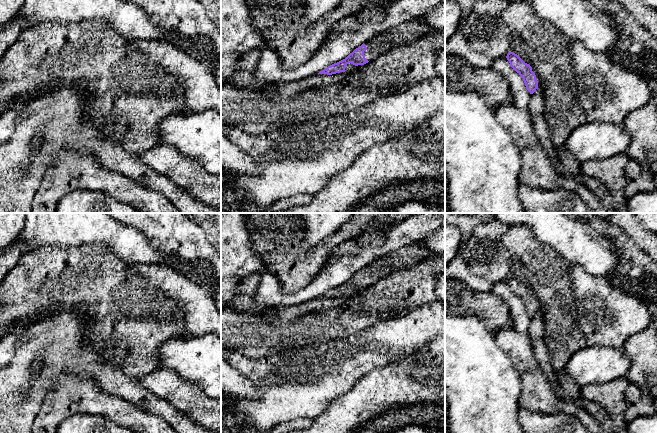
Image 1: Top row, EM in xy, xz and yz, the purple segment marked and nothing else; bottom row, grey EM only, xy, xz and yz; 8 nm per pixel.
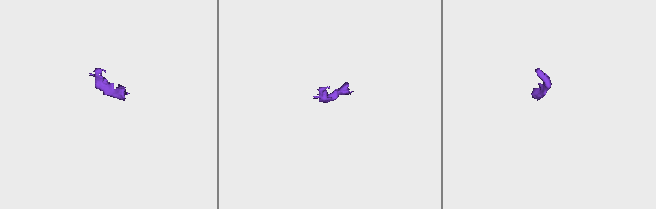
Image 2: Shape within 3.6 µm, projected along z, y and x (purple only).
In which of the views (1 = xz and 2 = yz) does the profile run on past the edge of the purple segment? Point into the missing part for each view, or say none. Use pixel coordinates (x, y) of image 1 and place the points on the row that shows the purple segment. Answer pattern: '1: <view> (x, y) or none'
1: xz (404, 33)
2: none

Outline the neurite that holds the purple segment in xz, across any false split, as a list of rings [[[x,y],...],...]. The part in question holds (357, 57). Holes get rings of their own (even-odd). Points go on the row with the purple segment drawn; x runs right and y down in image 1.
[[[422,17],[405,21],[381,32],[356,48],[345,59],[328,66],[318,74],[332,75],[345,72],[346,65],[349,63],[355,66],[364,65],[376,59],[383,52],[411,43],[429,30],[431,30],[430,27],[423,21]]]

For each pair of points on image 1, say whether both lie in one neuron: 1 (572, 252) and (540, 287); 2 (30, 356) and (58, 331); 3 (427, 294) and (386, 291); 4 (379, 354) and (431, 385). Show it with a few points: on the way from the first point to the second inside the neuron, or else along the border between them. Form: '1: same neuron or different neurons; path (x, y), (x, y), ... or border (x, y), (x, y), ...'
1: different neurons; border (547, 245), (550, 245), (570, 265)
2: same neuron; path (37, 349), (51, 338)
3: same neuron; path (417, 288), (396, 291)
4: different neurons; border (395, 361), (370, 371)

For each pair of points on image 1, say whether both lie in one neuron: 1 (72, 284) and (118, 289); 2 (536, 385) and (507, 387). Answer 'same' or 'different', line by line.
1: same
2: different

